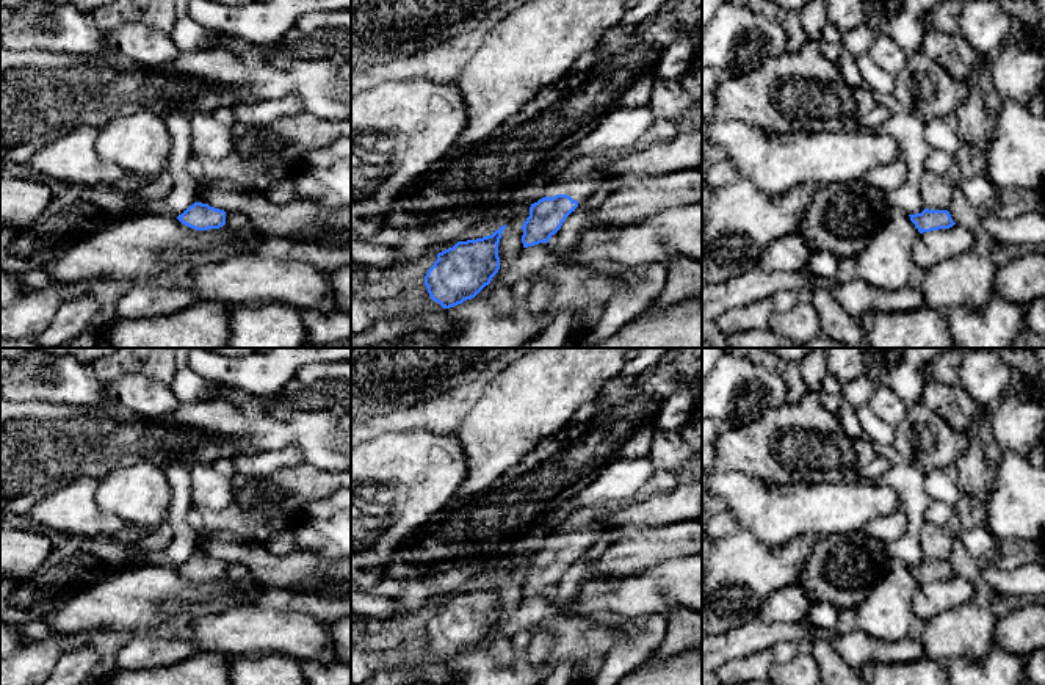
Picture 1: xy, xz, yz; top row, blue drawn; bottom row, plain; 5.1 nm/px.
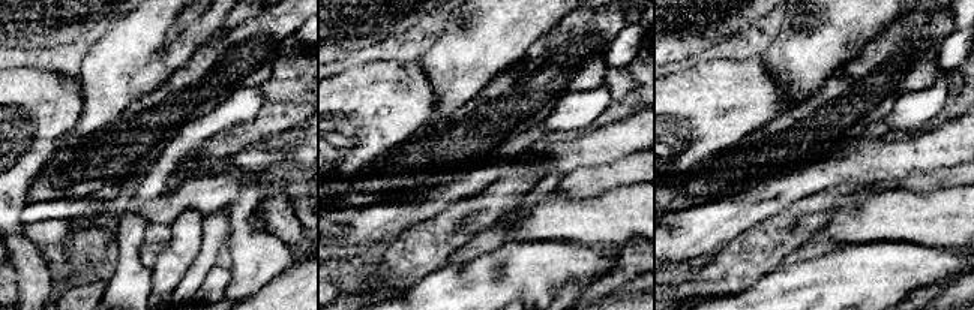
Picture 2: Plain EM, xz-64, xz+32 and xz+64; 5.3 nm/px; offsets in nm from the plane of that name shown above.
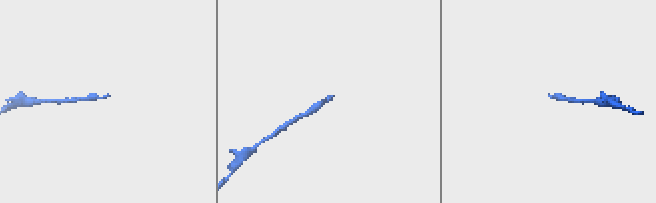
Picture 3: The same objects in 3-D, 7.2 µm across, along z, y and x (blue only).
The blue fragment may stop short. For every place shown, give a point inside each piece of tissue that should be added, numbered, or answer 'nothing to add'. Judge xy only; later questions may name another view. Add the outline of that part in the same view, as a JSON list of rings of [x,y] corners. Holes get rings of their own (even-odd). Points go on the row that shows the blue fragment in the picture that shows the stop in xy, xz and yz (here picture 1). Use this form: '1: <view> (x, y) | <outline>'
nothing to add

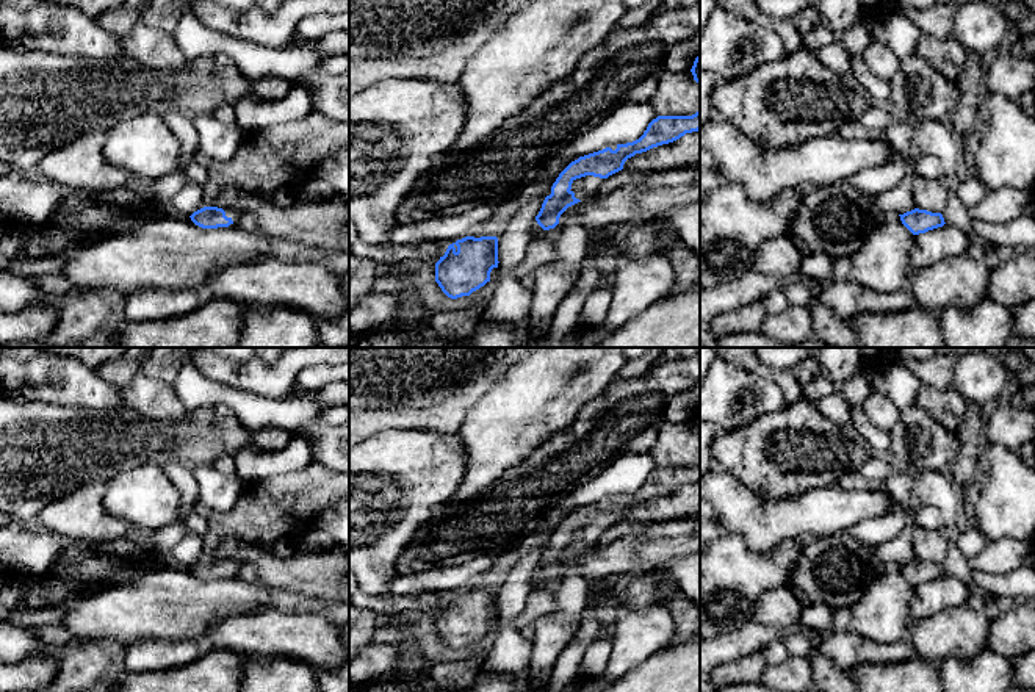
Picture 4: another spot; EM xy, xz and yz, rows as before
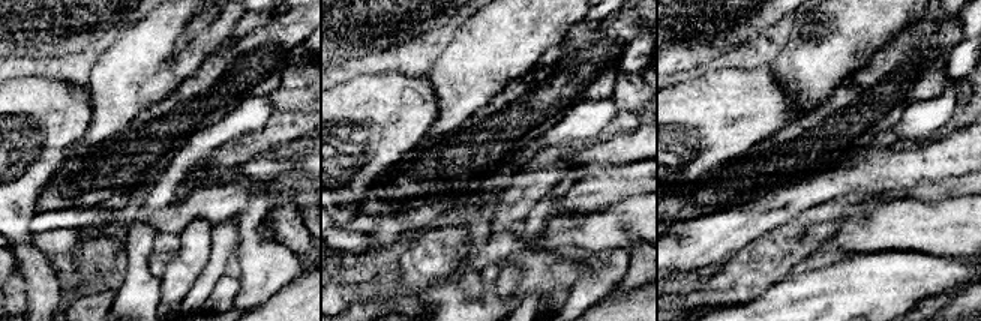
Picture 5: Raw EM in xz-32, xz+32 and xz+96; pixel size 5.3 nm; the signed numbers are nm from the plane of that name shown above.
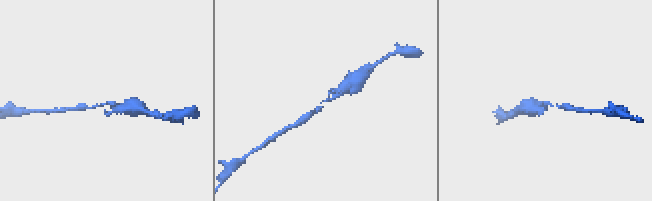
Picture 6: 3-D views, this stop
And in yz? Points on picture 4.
nothing to add

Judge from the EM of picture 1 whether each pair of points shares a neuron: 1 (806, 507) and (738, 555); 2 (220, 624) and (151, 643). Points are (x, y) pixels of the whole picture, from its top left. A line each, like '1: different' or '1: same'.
1: different
2: different

